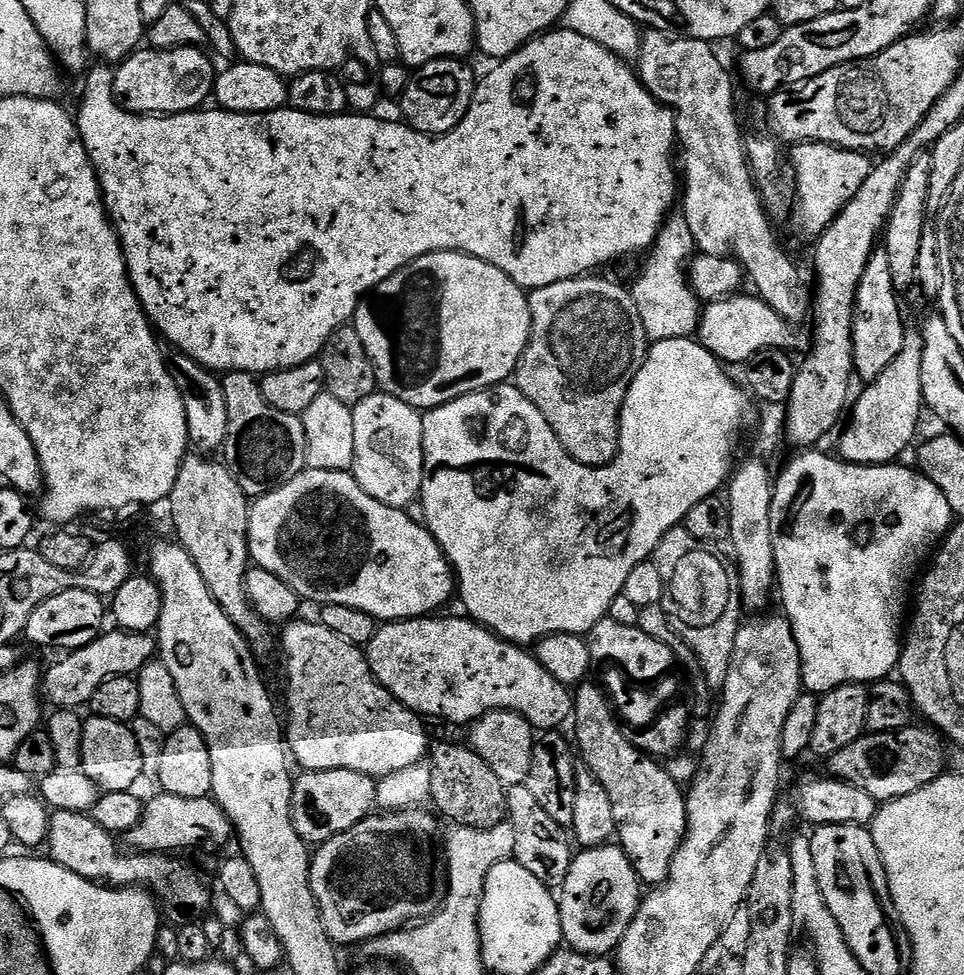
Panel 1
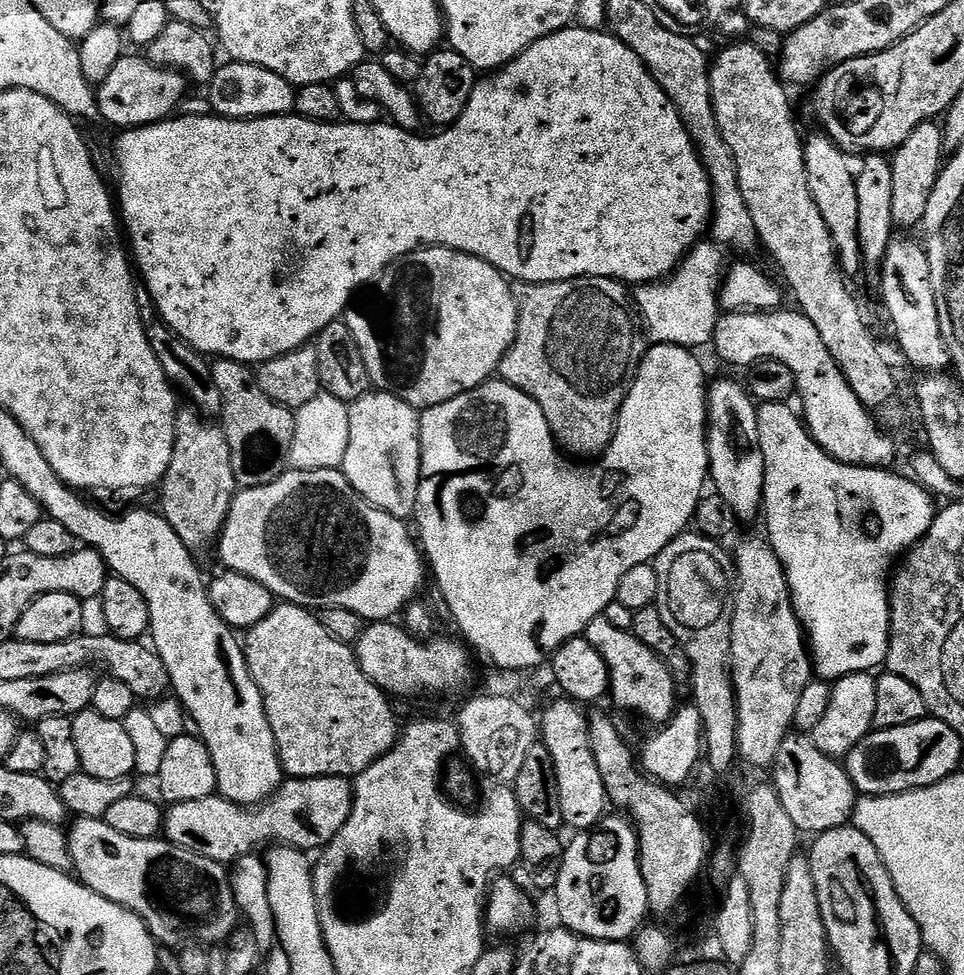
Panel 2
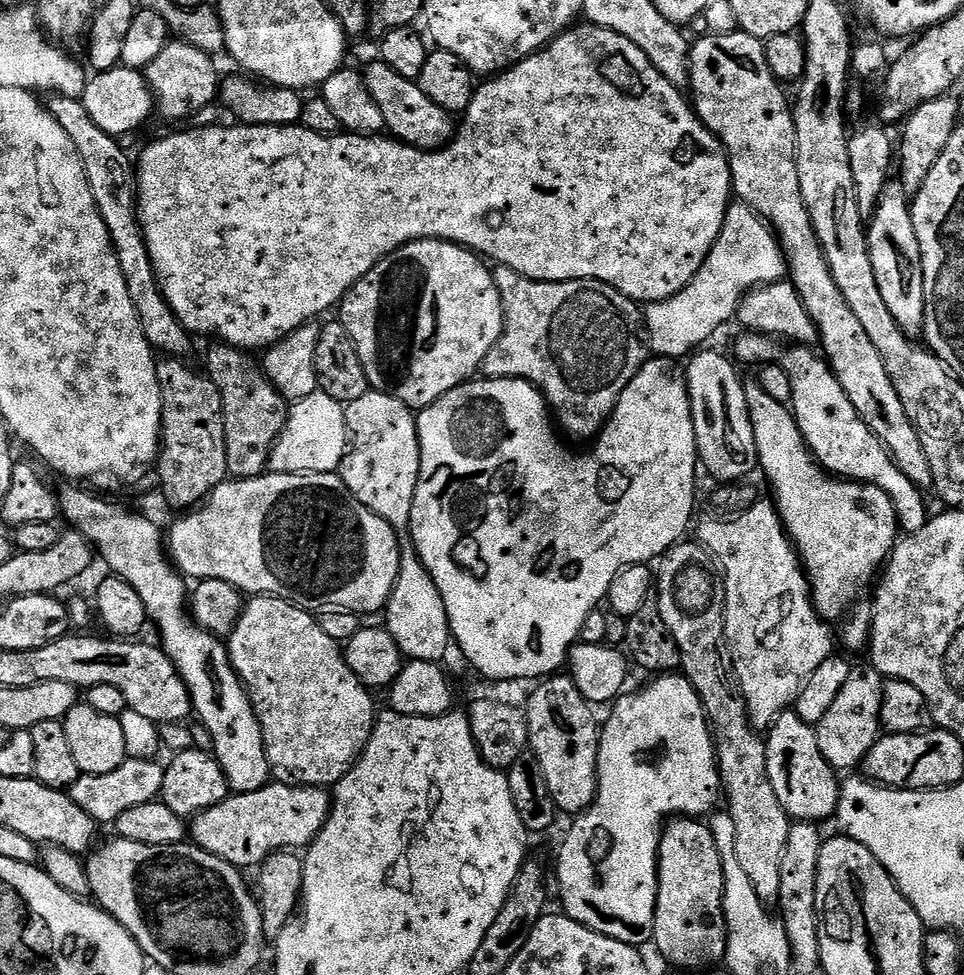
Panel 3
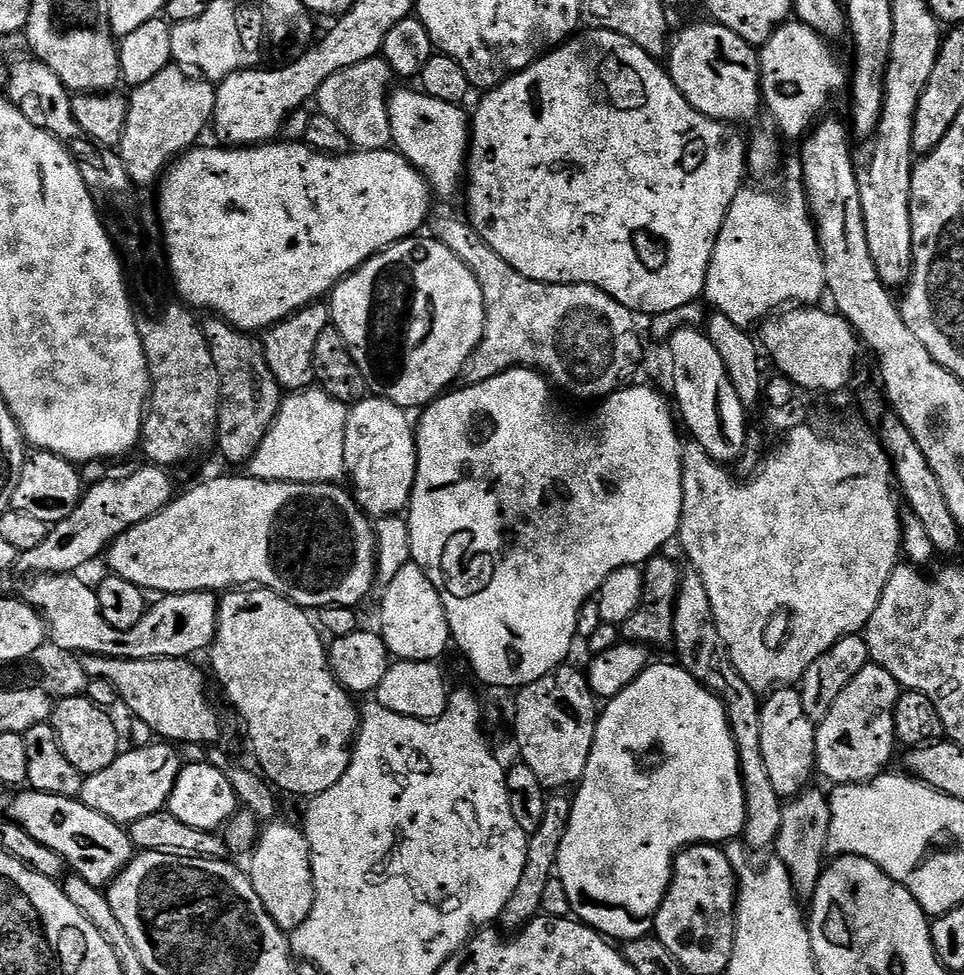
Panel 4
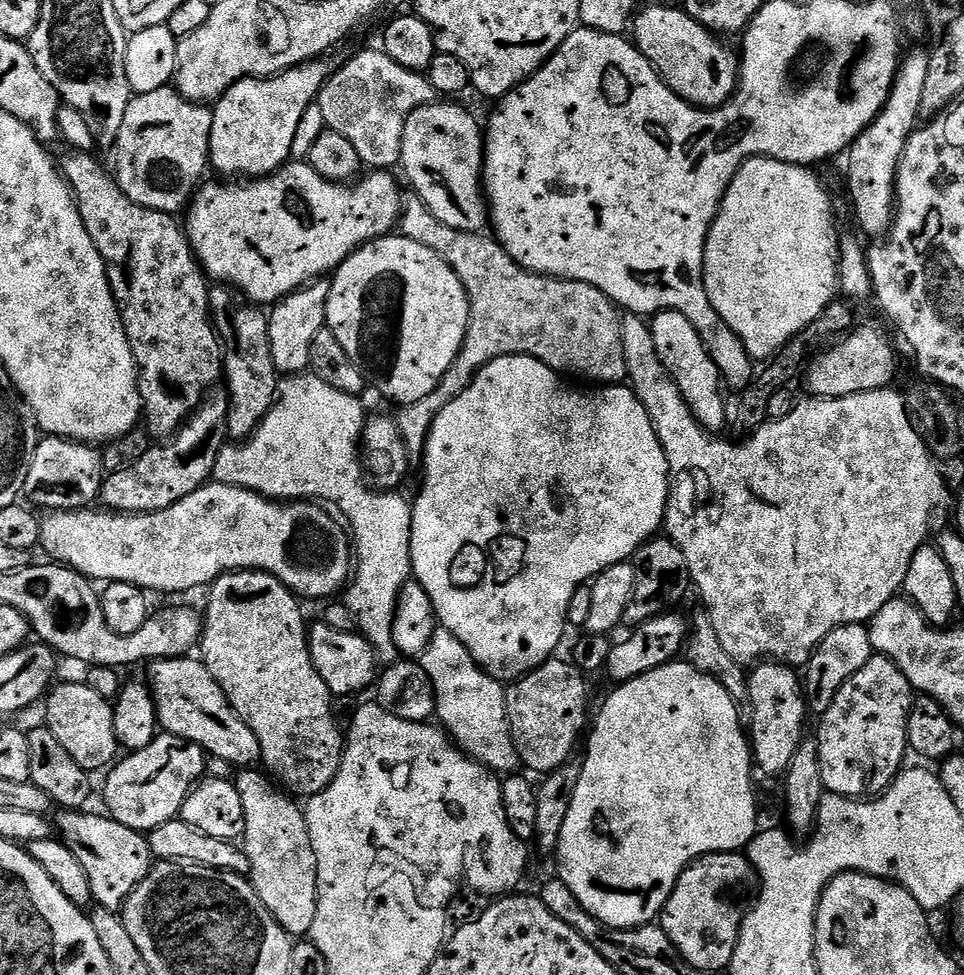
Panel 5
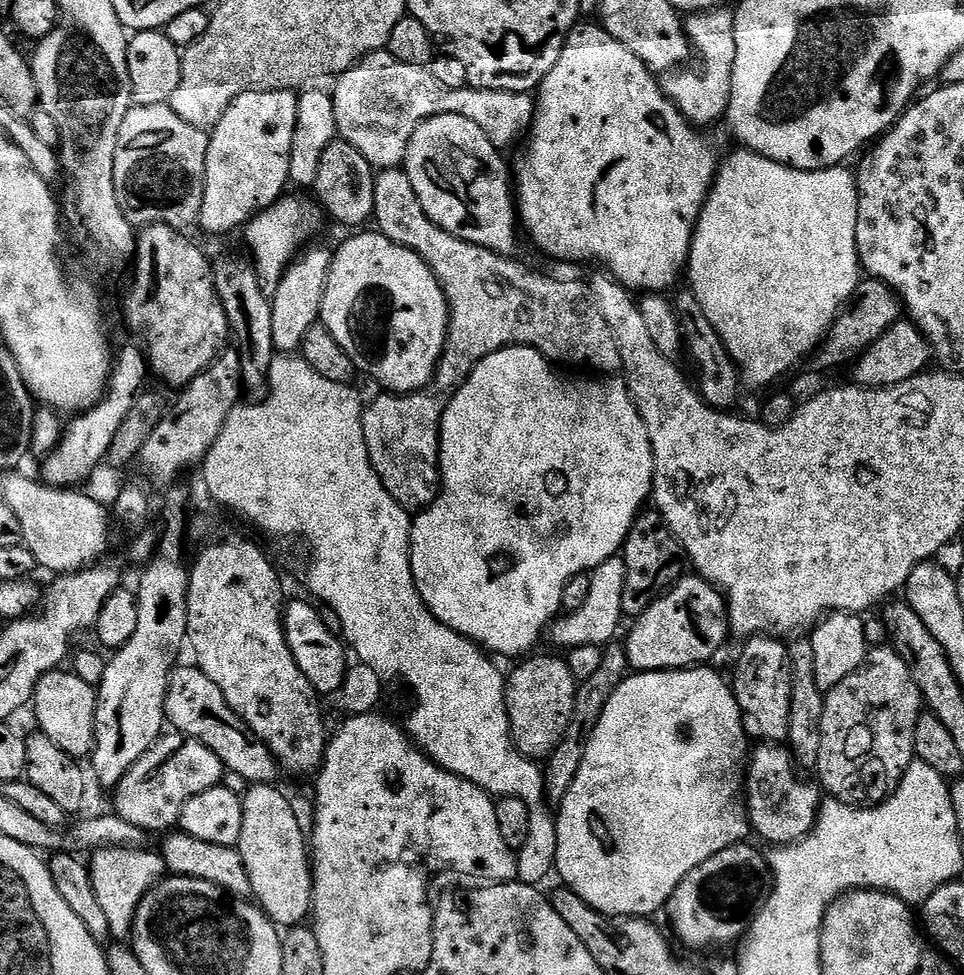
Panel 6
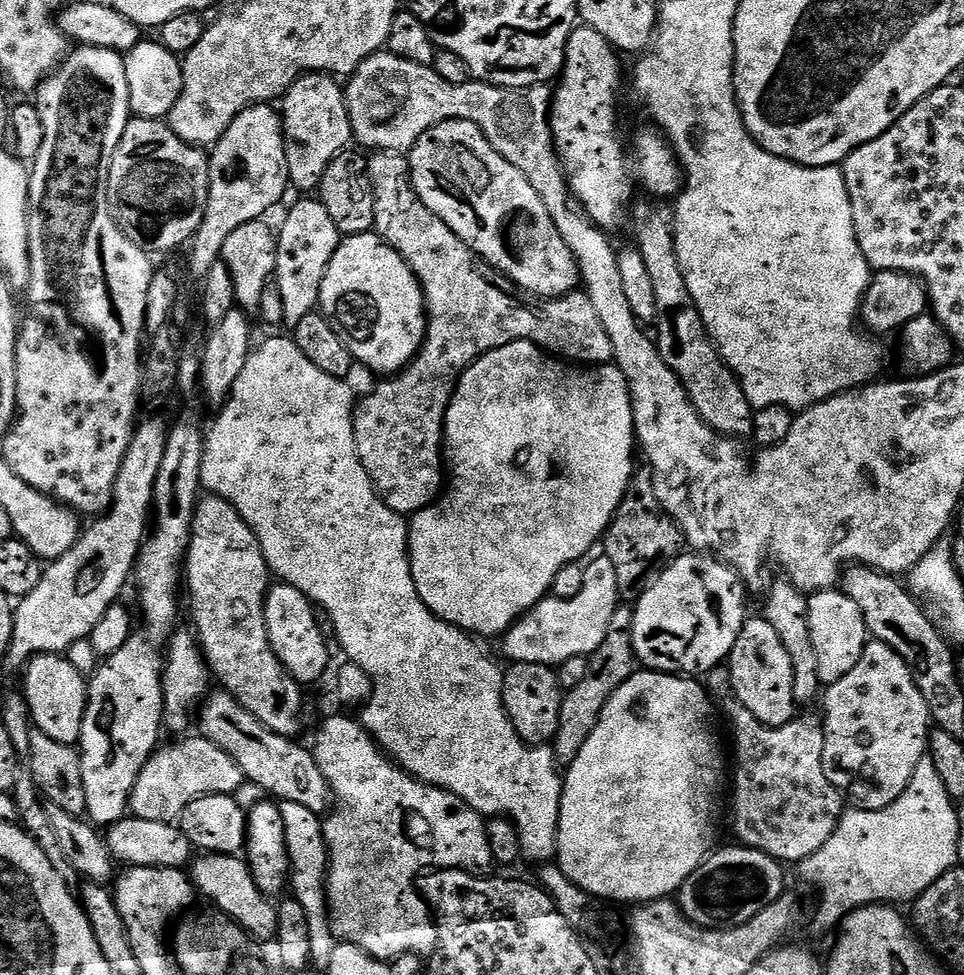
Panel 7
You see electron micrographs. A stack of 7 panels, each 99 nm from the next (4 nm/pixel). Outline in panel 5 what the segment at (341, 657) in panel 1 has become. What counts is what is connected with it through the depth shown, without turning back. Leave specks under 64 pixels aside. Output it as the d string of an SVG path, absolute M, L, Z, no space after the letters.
M225 572L207 589L206 595L208 595L208 613L205 611L202 616L204 631L198 645L199 659L203 660L204 665L210 670L210 674L214 674L218 686L222 686L230 706L242 718L242 722L246 722L246 726L250 726L250 730L254 730L254 738L258 738L258 746L260 747L260 760L262 764L265 764L263 767L266 769L267 775L277 785L287 789L293 797L317 796L319 792L330 786L330 782L334 782L334 778L342 766L346 736L342 728L340 732L340 724L336 721L336 712L332 709L332 703L334 703L332 691L328 689L326 682L322 682L322 674L318 674L318 670L310 658L310 650L308 649L310 628L307 623L304 625L304 612L300 609L301 601L296 593L289 590L281 580L265 572Z

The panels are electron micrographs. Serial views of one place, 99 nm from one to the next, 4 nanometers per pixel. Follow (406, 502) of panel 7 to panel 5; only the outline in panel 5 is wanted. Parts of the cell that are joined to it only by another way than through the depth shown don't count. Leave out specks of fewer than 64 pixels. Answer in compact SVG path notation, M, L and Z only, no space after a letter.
M412 198L409 204L407 201L403 205L398 228L406 238L422 242L422 246L430 246L430 250L439 252L458 274L470 302L470 322L458 358L454 358L450 370L446 370L446 374L440 379L439 386L426 394L422 402L405 404L397 411L400 413L394 416L409 457L423 457L434 418L438 418L442 409L450 406L450 402L458 398L458 394L462 394L466 386L470 386L472 379L499 356L533 356L538 358L538 362L550 366L565 377L577 376L580 380L593 380L591 383L596 386L616 386L628 380L622 316L602 290L586 282L559 280L553 276L537 276L534 272L527 272L523 266L514 262L514 258L510 258L510 254L506 254L499 240L488 234L454 230L454 226L438 222L438 218L434 218L432 211L419 198Z

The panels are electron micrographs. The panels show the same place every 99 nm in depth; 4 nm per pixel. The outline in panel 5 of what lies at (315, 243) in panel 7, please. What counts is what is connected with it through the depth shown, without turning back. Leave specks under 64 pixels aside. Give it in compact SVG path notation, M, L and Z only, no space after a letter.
M327 279L313 280L297 292L291 292L277 304L271 305L268 312L270 358L274 358L277 373L291 378L309 371L310 349L314 347L314 337L328 322L328 299L331 289L331 283Z

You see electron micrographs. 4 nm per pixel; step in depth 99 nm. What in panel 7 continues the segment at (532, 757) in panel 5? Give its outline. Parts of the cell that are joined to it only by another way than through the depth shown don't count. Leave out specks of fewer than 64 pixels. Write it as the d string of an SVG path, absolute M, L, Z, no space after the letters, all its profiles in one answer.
M512 662L503 669L504 674L504 709L525 744L544 746L552 742L559 724L565 689L560 687L560 680L555 671L547 664L522 664Z

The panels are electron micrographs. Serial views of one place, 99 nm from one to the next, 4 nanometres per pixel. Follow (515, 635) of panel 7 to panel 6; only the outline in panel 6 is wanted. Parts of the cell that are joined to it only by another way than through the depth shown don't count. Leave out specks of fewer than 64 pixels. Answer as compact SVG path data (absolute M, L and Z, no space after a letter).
M623 555L611 556L602 566L591 573L590 594L586 602L578 610L561 615L551 625L550 637L561 650L578 646L604 646L617 639L616 631L620 628L620 620L624 616L622 610L622 590L626 586L626 566Z

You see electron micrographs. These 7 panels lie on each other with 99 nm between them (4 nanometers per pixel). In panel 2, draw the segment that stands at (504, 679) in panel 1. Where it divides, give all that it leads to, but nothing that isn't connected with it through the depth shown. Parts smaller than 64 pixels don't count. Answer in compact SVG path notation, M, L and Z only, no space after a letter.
M369 623L354 645L356 657L366 678L370 678L370 682L377 684L389 697L420 696L423 692L460 692L471 682L473 657L459 639L423 640L397 624Z

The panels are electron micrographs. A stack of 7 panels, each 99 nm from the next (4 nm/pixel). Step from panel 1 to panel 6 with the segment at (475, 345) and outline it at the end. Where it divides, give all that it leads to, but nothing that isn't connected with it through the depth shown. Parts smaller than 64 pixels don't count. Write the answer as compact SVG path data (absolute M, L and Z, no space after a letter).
M371 231L349 235L352 237L340 249L335 249L320 319L330 334L338 338L338 346L350 354L357 369L363 375L365 372L373 376L384 387L381 389L392 394L417 392L431 382L436 363L444 353L448 337L448 299L444 285L417 252L381 236L379 231Z

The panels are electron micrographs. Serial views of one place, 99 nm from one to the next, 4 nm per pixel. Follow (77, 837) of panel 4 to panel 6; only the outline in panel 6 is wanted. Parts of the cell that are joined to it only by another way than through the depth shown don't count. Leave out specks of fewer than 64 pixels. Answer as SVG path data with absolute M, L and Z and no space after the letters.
M147 847L138 848L98 848L91 853L90 867L94 894L110 921L110 937L116 942L128 942L132 939L132 927L136 917L136 908L142 898L153 886L164 879L166 869L164 858L159 851L147 852Z

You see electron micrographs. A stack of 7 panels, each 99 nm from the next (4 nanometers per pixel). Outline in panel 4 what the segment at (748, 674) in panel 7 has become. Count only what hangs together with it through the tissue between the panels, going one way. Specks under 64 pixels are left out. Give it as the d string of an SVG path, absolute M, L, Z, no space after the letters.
M781 686L765 695L760 705L762 718L762 762L766 762L766 774L781 798L791 798L803 792L817 775L816 729L802 706L799 691L792 686Z

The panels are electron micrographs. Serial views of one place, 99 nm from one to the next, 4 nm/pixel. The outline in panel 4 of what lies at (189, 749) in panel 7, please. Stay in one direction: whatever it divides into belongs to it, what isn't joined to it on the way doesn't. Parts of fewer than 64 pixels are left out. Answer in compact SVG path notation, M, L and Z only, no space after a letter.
M172 742L155 743L145 748L132 748L129 752L128 749L121 751L106 770L85 776L78 799L90 806L90 810L98 810L98 814L121 826L129 826L147 815L165 811L170 790L174 790L174 782L178 782L182 767L181 749Z

